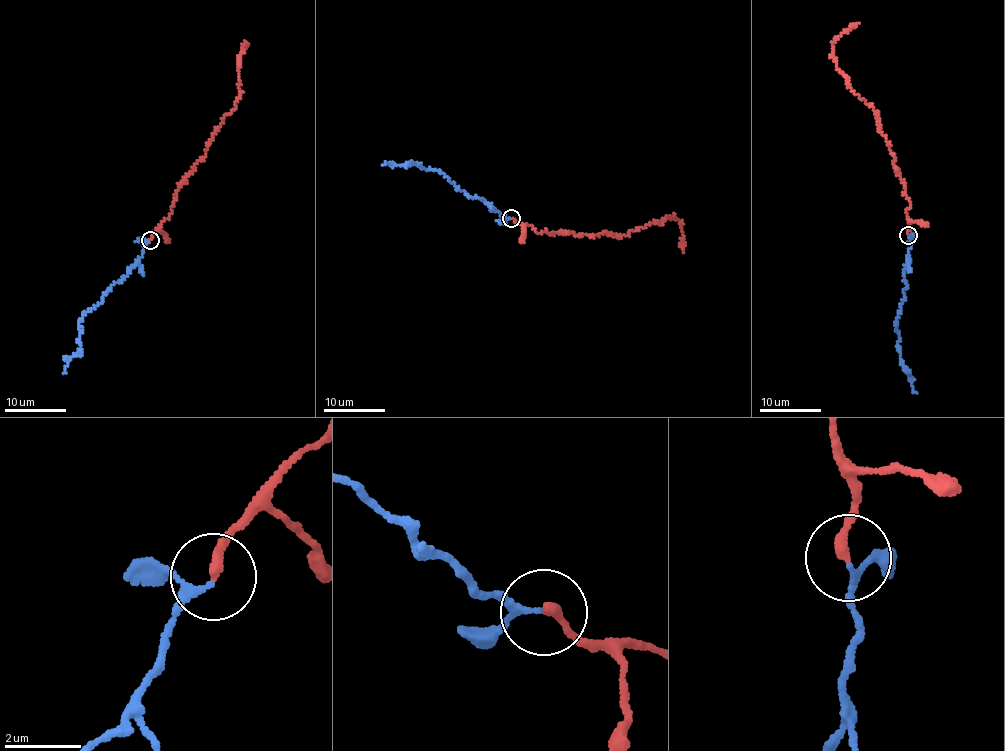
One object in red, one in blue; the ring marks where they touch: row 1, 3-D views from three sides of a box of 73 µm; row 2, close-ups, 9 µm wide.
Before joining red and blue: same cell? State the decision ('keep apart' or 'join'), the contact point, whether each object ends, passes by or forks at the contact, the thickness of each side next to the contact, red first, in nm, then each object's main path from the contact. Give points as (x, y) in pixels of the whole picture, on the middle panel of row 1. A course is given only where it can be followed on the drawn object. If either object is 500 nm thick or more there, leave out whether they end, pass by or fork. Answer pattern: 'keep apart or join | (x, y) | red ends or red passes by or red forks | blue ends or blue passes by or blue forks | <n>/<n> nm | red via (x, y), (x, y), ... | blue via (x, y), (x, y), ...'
join | (511, 218) | red ends | blue passes by | 240/130 nm | red via (511, 219), (529, 224), (536, 234), (604, 232), (622, 237), (660, 224), (667, 216), (678, 219), (684, 253) | blue via (510, 218), (482, 199), (470, 196), (434, 169), (409, 162), (382, 165)

